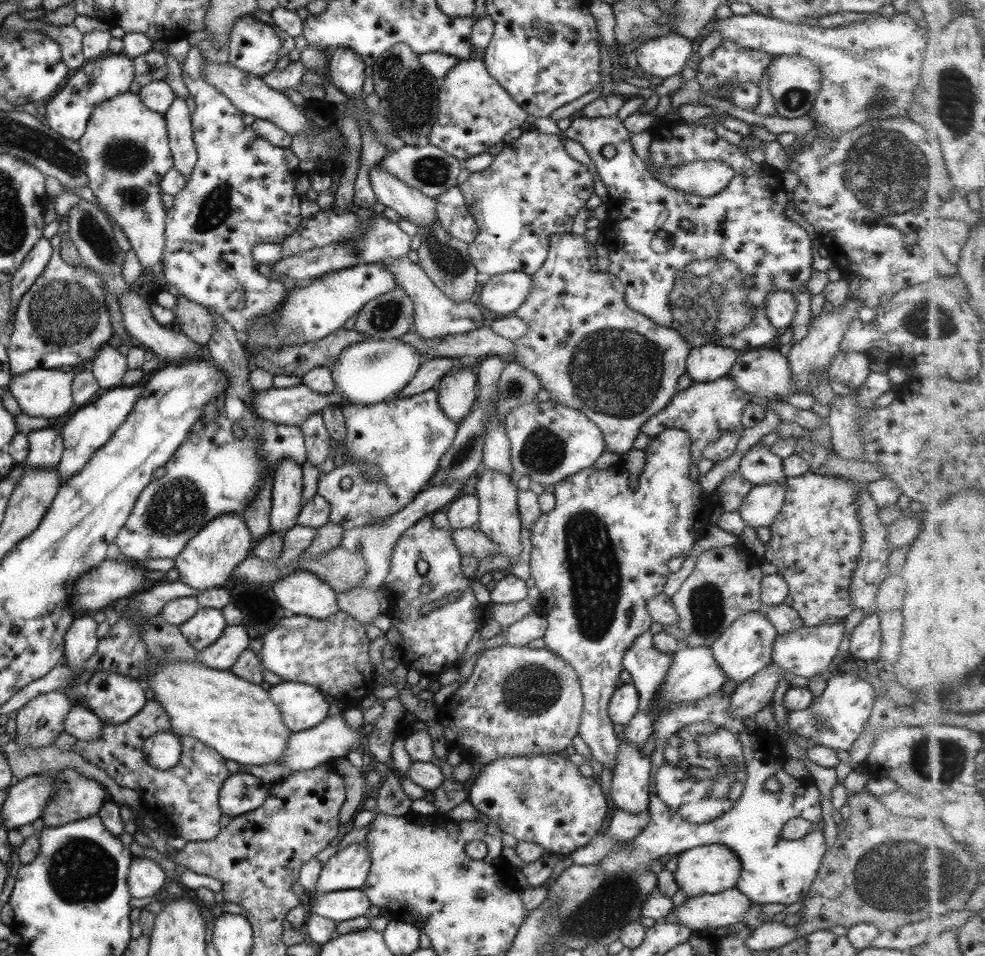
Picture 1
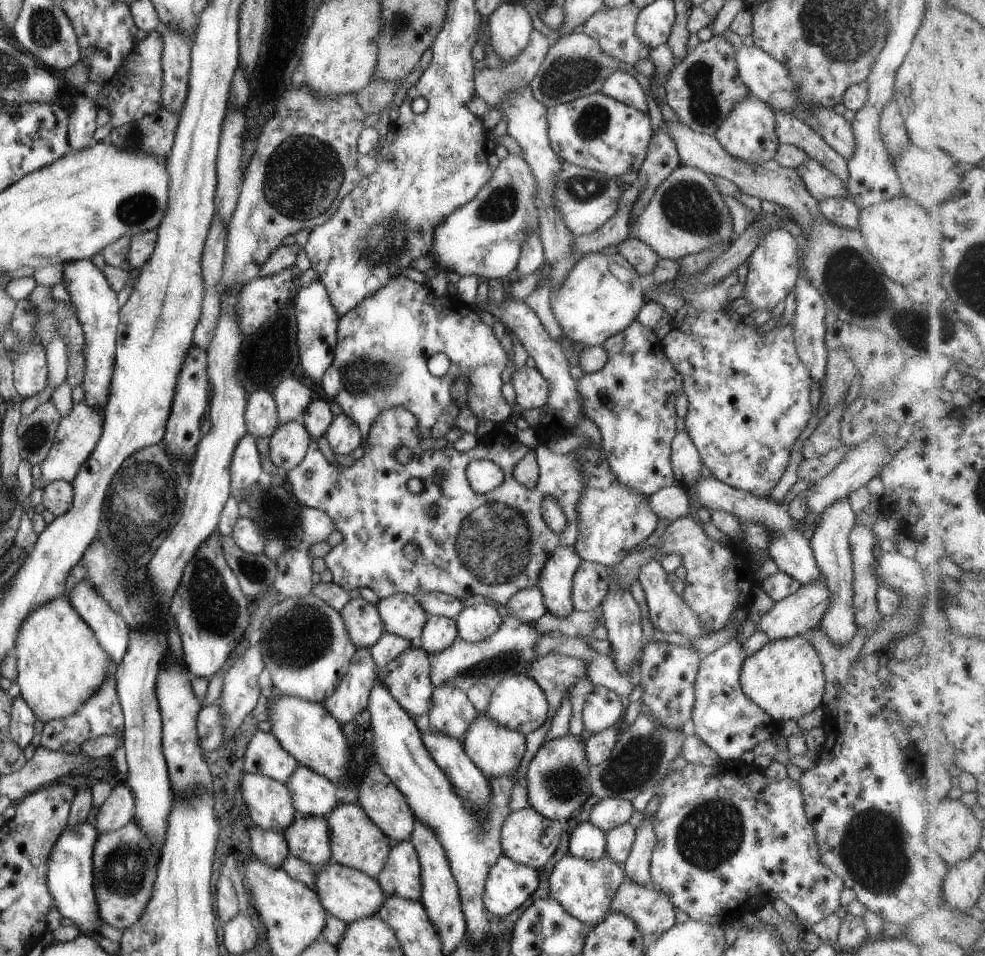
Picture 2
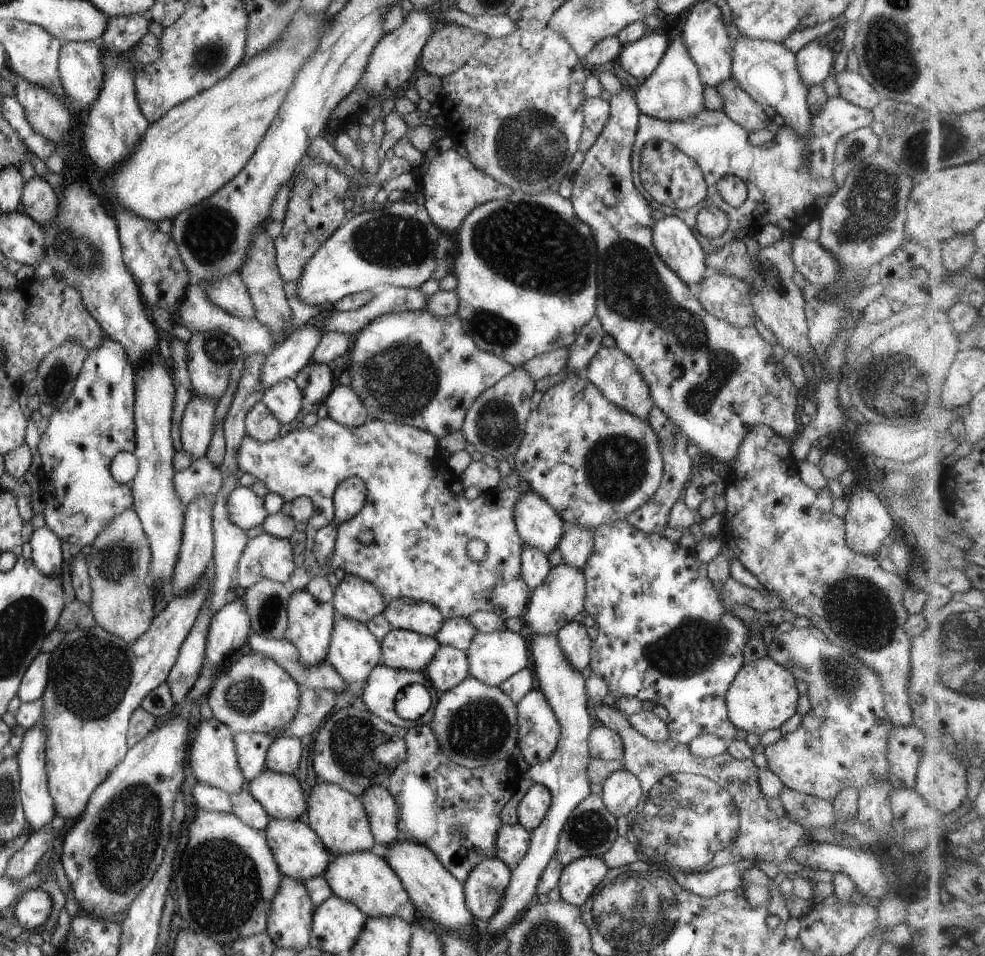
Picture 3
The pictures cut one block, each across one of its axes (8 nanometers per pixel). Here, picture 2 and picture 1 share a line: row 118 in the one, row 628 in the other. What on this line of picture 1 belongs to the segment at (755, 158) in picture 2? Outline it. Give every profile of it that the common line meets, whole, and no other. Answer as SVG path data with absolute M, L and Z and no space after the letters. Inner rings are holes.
M753 611L743 613L738 619L732 620L731 624L728 624L727 628L719 633L709 648L727 680L734 680L739 684L772 662L772 644L777 635L767 617L760 611Z

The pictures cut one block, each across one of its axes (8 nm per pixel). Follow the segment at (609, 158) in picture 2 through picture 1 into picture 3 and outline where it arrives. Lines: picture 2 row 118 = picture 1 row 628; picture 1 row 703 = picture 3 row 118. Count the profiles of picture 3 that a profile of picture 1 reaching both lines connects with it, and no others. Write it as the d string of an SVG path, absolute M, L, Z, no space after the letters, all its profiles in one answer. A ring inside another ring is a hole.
M586 97L583 102L582 121L583 130L577 142L578 150L585 152L595 142L605 122L609 118L609 104L601 97Z

